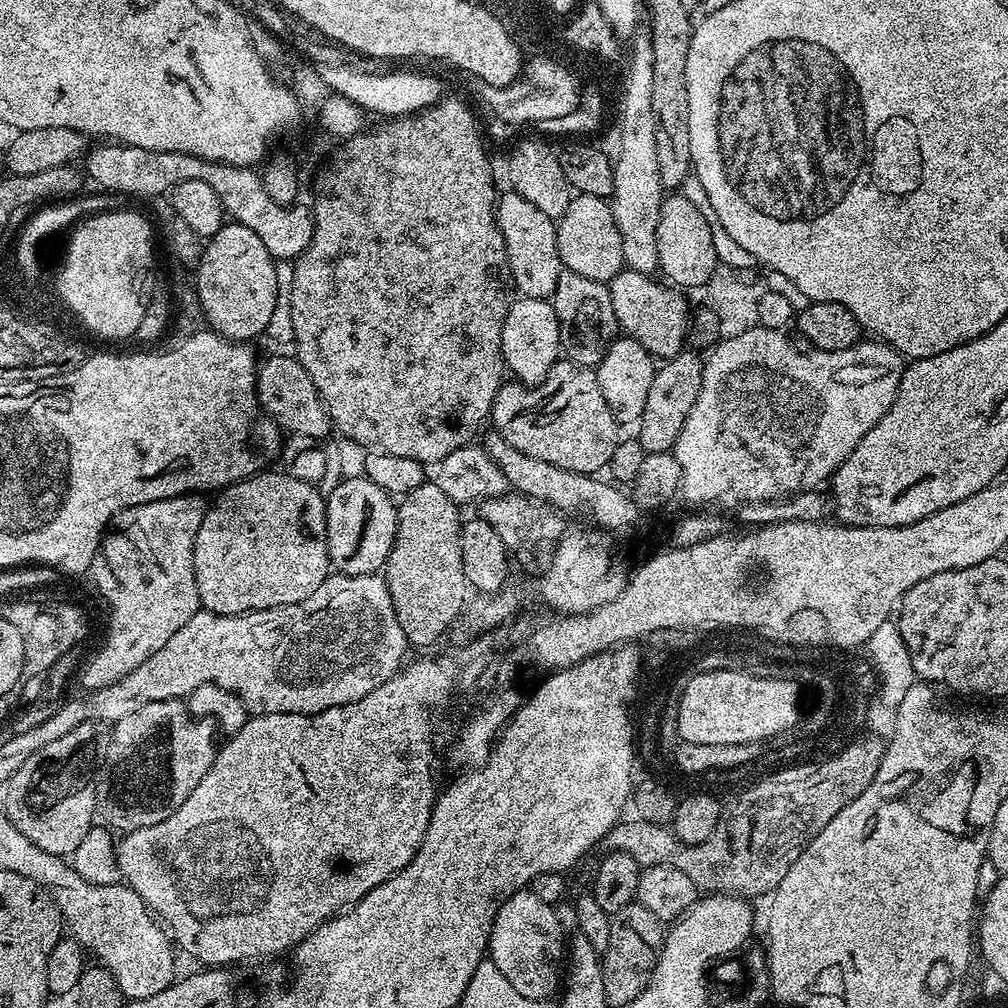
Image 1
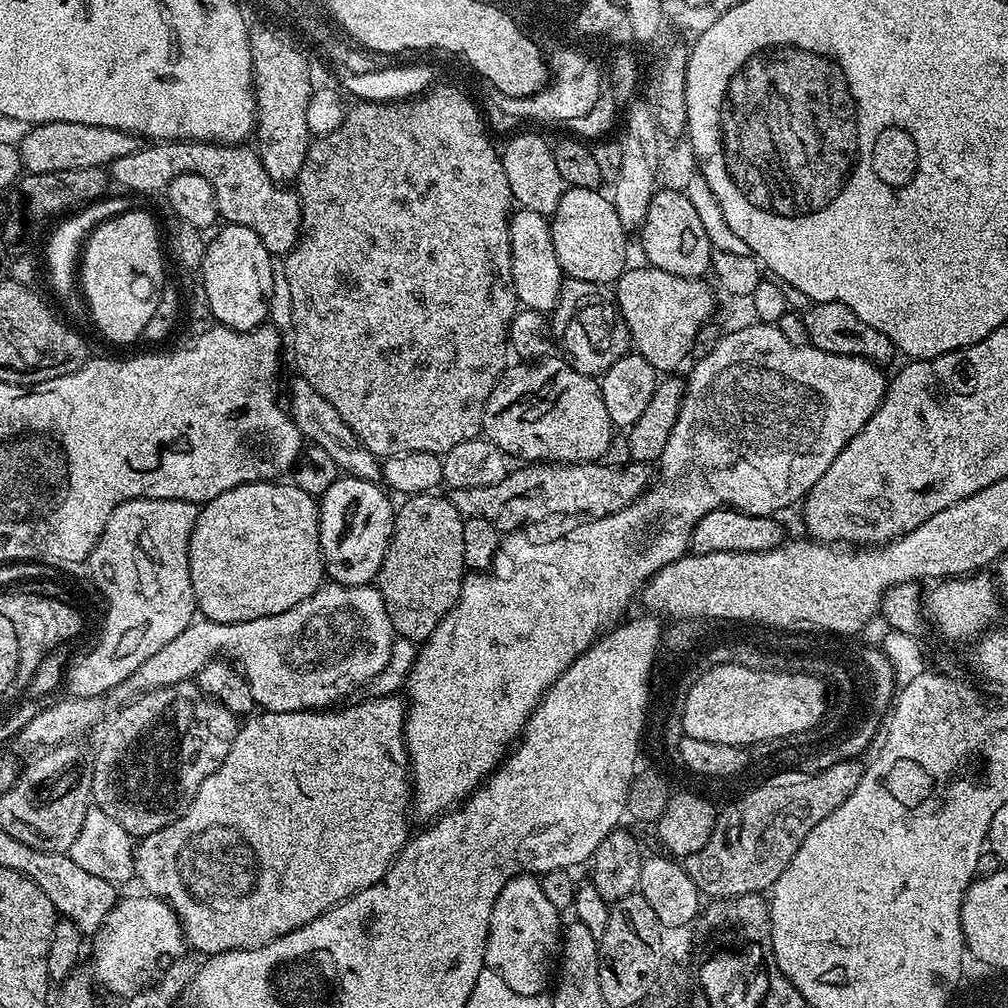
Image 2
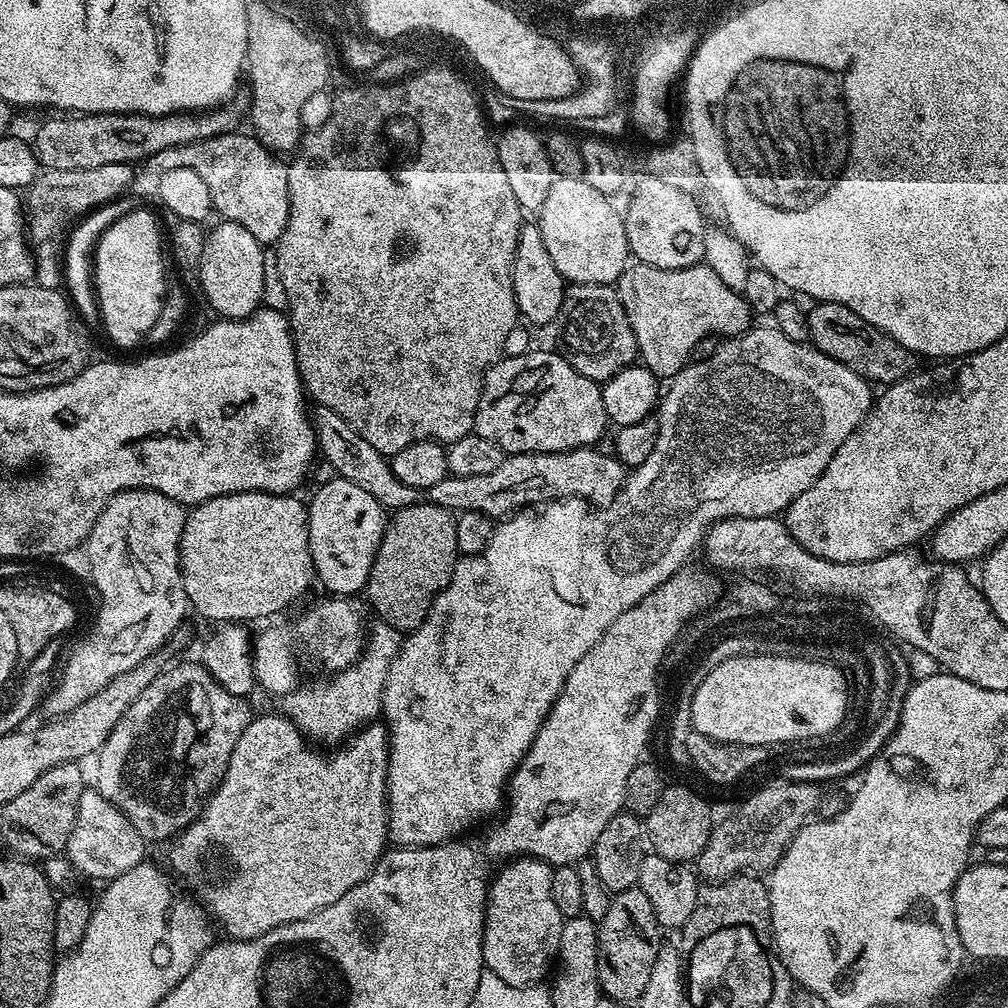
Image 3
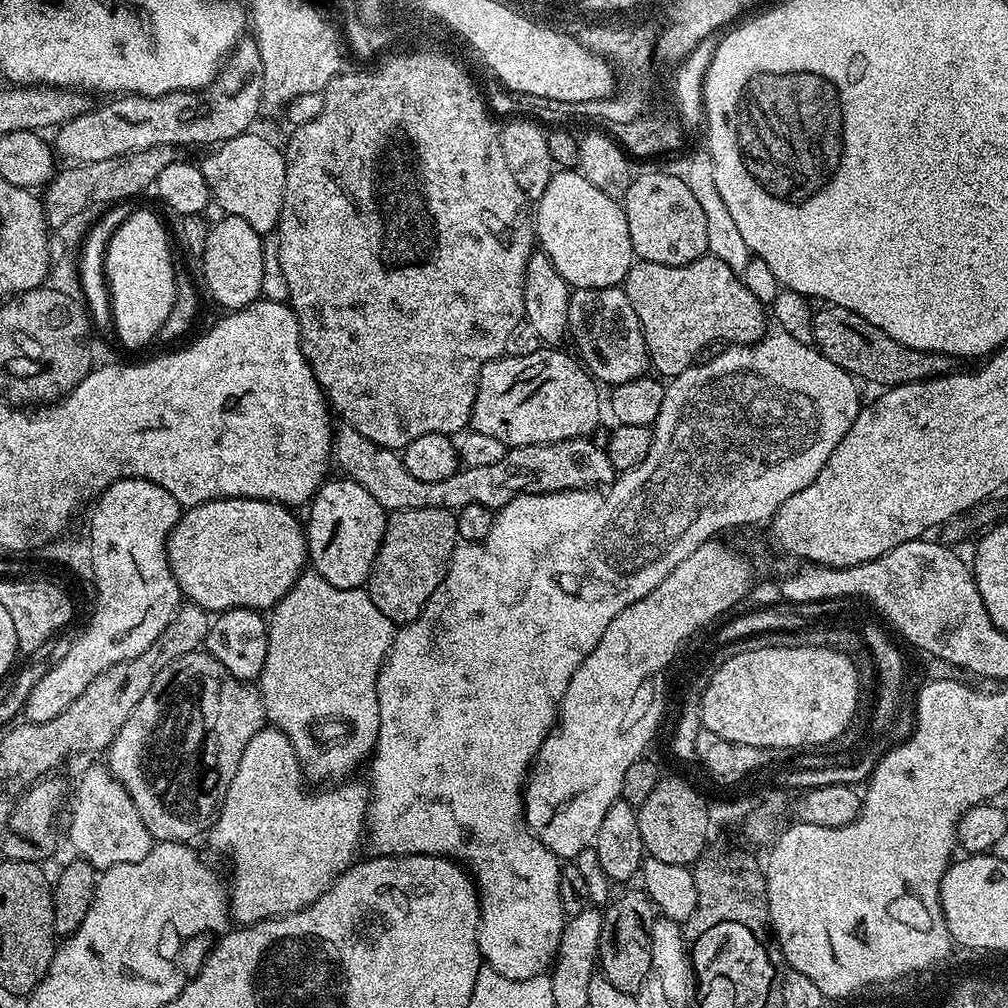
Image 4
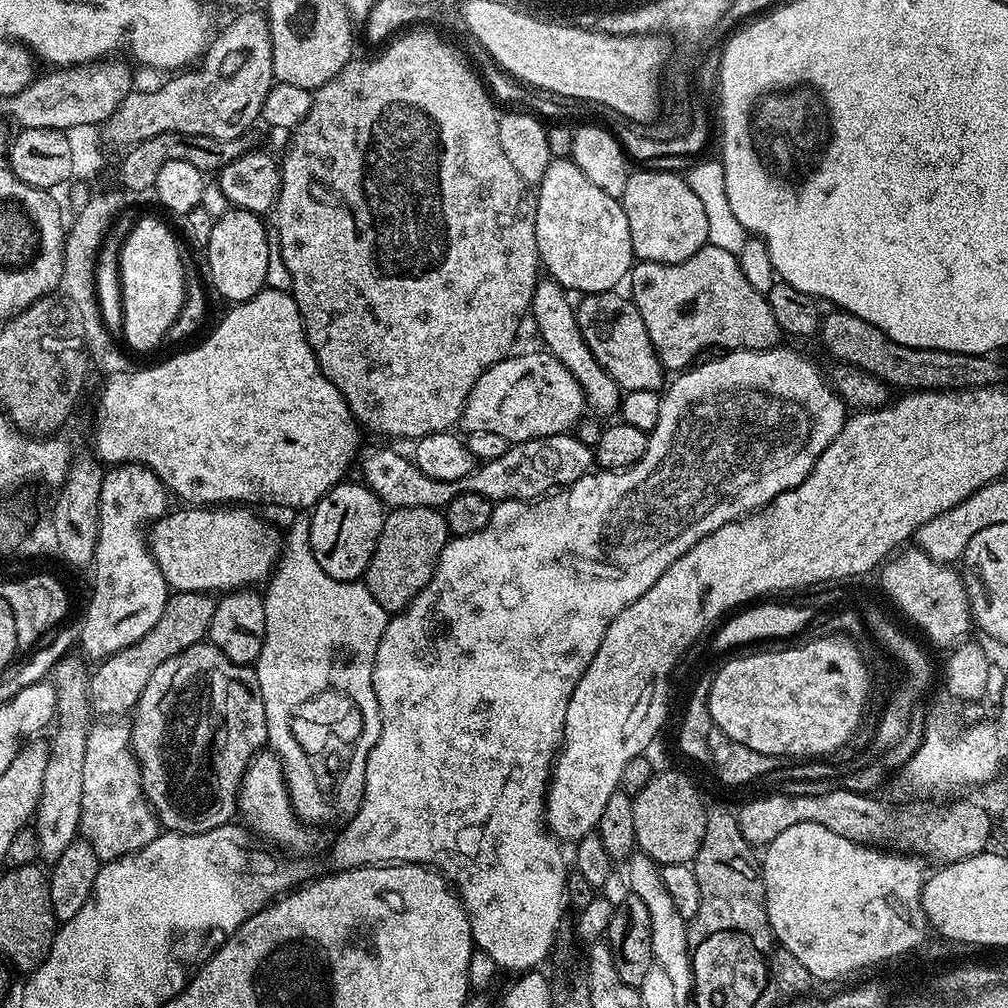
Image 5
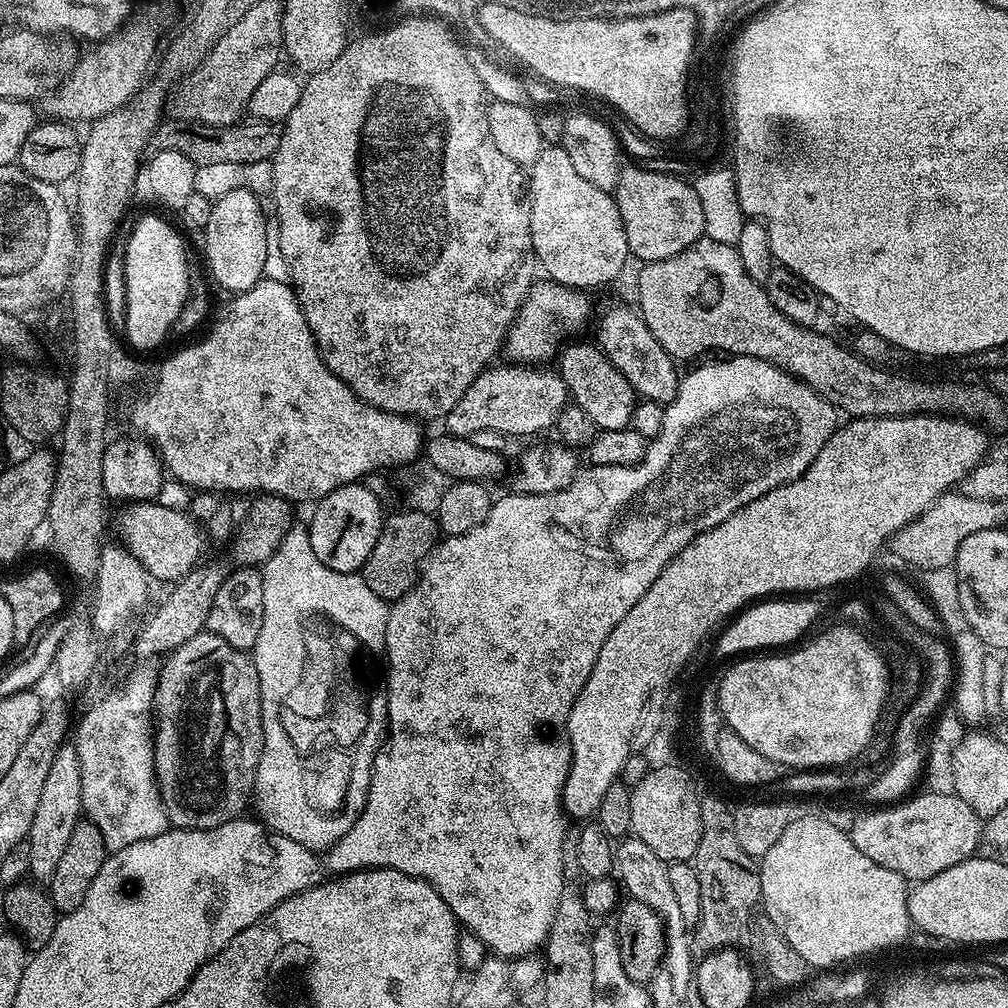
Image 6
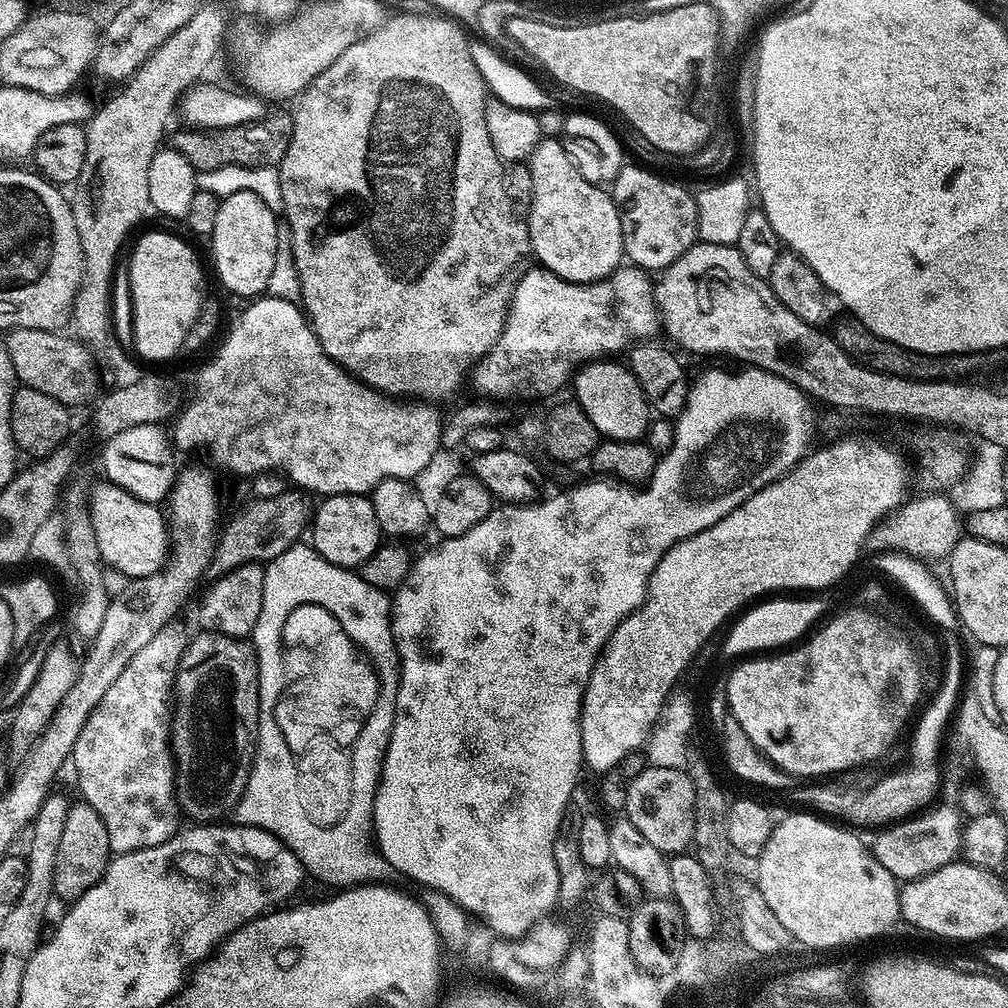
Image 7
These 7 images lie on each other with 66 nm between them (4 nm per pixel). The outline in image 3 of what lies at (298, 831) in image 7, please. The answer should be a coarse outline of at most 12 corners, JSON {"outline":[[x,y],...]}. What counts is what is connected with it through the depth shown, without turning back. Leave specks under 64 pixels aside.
{"outline":[[371,625],[328,682],[283,697],[305,737],[336,746],[381,715],[402,634]]}

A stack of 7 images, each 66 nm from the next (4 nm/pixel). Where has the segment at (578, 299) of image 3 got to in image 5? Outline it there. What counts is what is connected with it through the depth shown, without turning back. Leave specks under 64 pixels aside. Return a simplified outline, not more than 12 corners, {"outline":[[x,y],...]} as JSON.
{"outline":[[627,295],[579,297],[590,354],[621,390],[660,392],[666,369]]}

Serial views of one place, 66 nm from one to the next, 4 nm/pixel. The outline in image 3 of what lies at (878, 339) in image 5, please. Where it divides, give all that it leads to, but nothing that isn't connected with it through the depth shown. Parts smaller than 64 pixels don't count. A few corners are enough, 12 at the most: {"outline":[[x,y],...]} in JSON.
{"outline":[[845,304],[807,309],[808,340],[876,386],[918,360]]}

